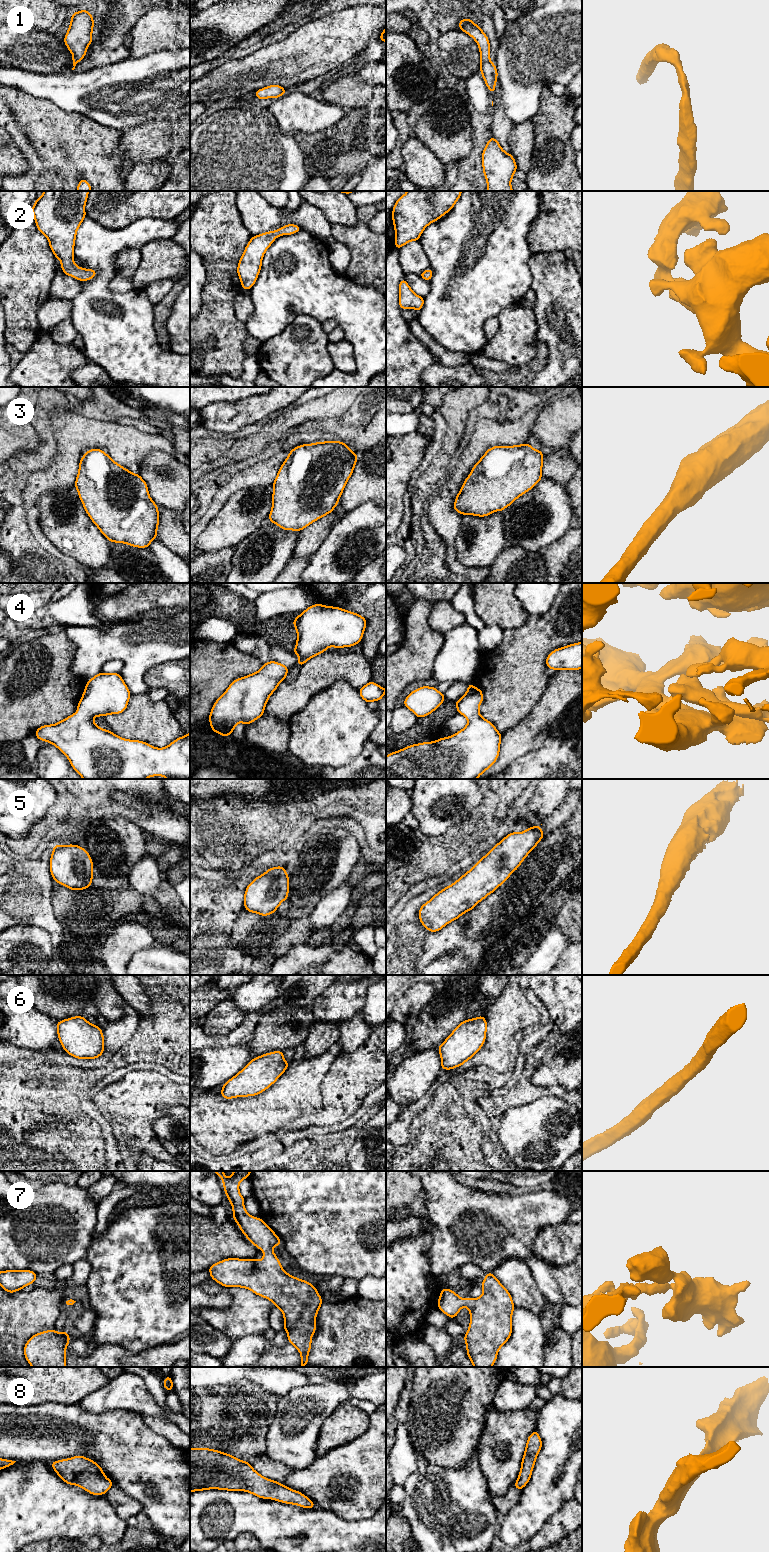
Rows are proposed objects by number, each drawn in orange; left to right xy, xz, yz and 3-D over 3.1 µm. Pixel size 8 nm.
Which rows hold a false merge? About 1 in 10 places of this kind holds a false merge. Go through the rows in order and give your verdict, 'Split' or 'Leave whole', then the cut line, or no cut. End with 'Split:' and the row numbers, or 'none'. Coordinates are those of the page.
1: Leave whole. No split
2: Leave whole. No split
3: Leave whole. No split
4: Leave whole. No split
5: Leave whole. No split
6: Leave whole. No split
7: Leave whole. No split
8: Leave whole. No split
Split: none

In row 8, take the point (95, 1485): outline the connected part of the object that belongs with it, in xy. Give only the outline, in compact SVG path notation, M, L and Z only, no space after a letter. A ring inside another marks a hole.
M77 1455L52 1462L50 1465L65 1483L77 1485L91 1495L104 1495L113 1486L103 1469L85 1456Z

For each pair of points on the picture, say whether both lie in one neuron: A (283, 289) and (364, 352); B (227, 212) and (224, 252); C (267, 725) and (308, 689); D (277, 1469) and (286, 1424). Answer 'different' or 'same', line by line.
A: same
B: same
C: different
D: different

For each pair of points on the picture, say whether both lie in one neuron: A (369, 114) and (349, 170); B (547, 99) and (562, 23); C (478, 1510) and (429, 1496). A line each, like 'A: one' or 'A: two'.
A: one
B: two
C: one

